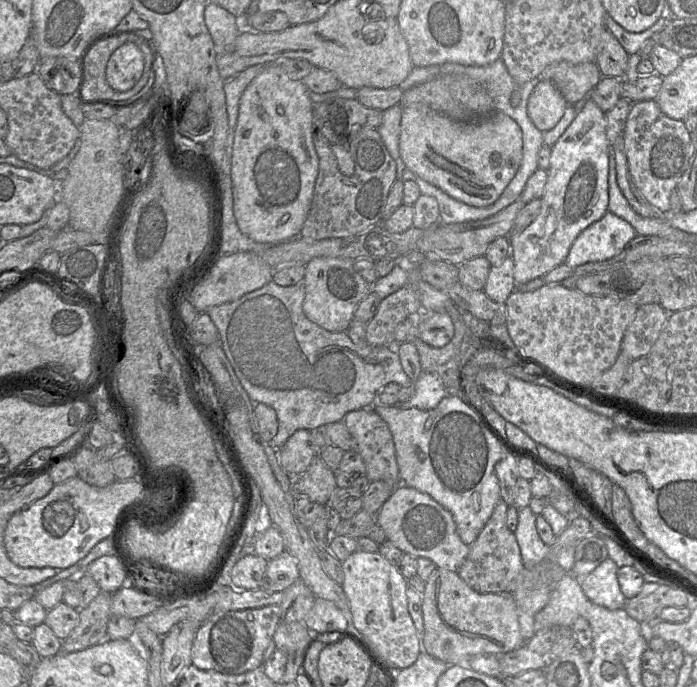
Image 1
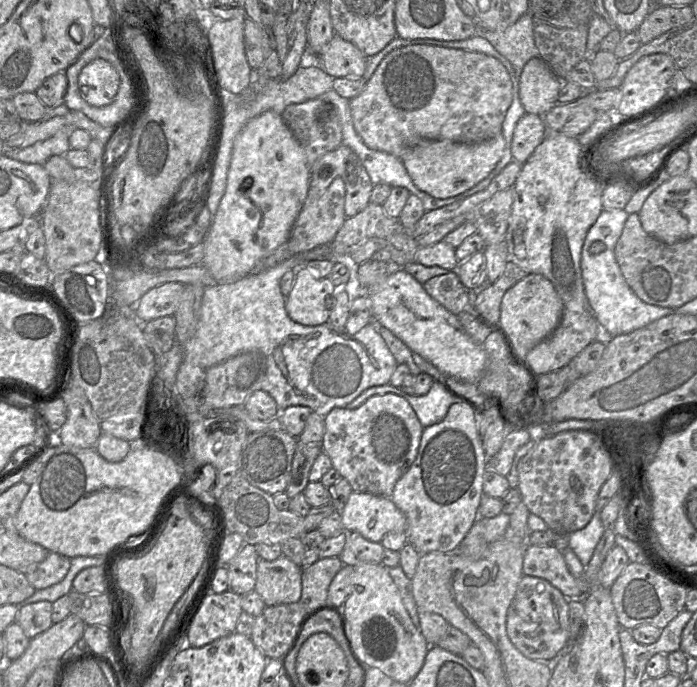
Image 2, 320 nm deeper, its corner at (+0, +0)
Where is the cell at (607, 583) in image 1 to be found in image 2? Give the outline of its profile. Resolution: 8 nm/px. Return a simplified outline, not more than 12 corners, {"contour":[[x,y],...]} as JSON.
{"contour":[[600,512],[567,536],[568,547],[586,567],[605,531]]}

